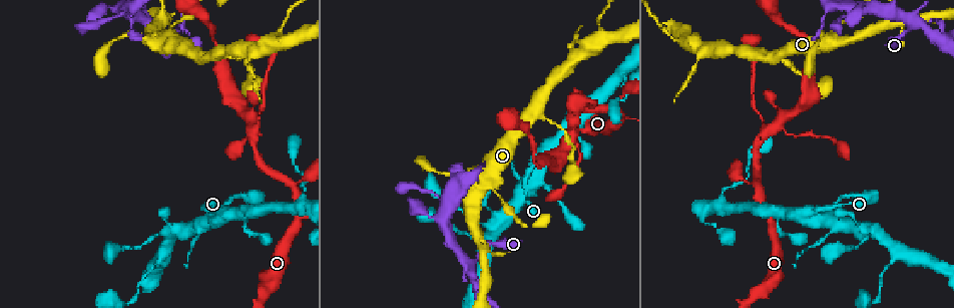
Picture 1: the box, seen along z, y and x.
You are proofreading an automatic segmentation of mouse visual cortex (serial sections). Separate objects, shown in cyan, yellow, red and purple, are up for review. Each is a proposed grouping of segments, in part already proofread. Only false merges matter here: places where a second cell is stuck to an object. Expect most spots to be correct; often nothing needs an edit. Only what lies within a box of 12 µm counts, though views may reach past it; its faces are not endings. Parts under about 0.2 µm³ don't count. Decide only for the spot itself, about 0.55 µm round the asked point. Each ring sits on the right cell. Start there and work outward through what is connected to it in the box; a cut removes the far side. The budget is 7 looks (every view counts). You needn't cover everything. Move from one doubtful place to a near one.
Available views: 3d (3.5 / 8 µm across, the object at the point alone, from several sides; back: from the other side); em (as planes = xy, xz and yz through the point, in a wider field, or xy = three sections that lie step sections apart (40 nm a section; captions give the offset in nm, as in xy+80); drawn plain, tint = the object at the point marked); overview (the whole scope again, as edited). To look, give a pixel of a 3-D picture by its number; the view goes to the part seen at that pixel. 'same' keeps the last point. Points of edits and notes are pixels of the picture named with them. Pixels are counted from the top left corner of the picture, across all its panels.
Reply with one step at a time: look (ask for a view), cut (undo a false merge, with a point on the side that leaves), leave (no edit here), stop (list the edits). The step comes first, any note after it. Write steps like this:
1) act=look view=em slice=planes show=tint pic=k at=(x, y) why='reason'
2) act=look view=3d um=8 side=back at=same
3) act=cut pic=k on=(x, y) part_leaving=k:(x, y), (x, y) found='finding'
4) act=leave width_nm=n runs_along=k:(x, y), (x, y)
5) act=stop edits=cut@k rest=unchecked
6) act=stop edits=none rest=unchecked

act=look view=3d um=8 pic=1 at=(148, 21) why='side arm on a straight run'

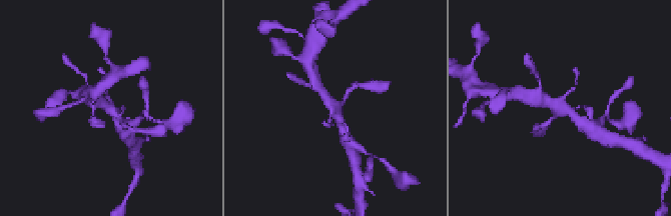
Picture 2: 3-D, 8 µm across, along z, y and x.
act=look view=3d um=3.5 pic=2 at=(337, 108)

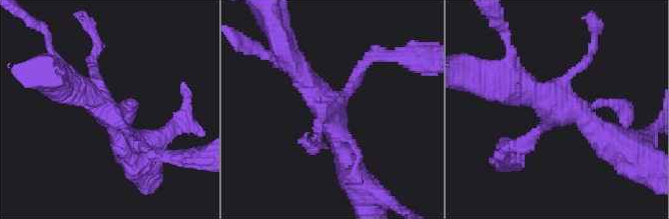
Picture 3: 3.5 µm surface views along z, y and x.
act=look view=em slice=planes show=tint pic=3 at=(554, 112)

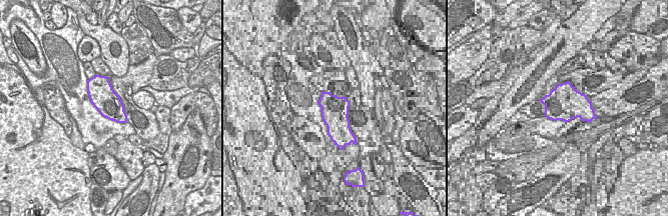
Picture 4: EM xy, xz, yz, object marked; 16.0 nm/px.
act=leave runs_along=3:(140, 145), (76, 84), (69, 84) found='continuous, no second cell'

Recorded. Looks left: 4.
act=look view=3d um=3.5 pic=1 at=(888, 268) why='calibre changes'

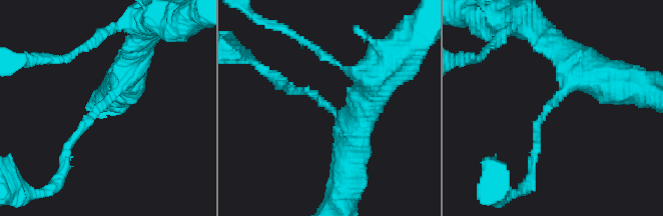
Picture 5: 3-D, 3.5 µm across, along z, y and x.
act=look view=em slice=xy step=5 show=tint pic=5 at=(98, 106) arm_widths_nm=150,450 why='shape alone is not enough'

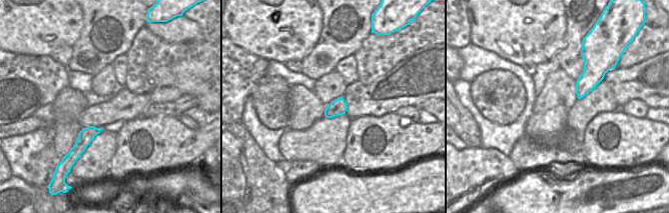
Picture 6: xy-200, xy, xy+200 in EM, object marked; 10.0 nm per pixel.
act=look view=em slice=xy step=3 show=tint at=same

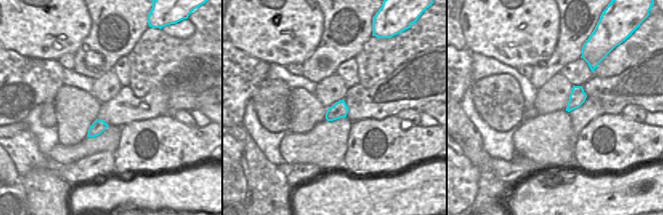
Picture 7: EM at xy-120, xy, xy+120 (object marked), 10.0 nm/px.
act=leave runs_along=5:(136, 56), (65, 157) found='one cell here'

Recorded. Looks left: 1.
act=stop edits=none rest=unchecked

